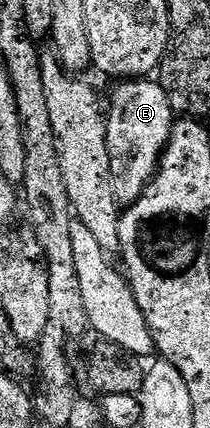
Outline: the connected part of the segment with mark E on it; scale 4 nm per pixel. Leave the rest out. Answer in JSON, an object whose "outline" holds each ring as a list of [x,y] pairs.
{"outline":[[[136,78],[134,81],[120,82],[111,107],[106,112],[107,148],[113,177],[113,193],[120,204],[136,203],[151,183],[151,178],[161,166],[163,150],[171,140],[177,115],[171,110],[169,97],[158,81],[150,78]]]}

